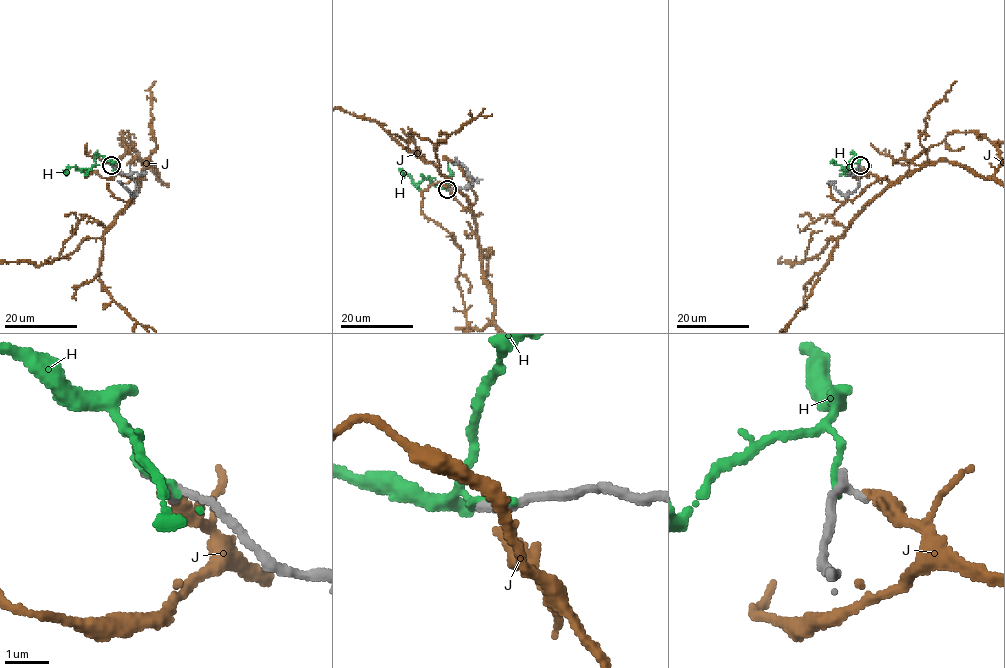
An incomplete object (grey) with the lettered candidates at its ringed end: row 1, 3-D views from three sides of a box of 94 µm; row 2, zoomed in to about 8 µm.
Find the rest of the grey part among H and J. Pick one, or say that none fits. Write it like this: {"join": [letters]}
{"join": []}

